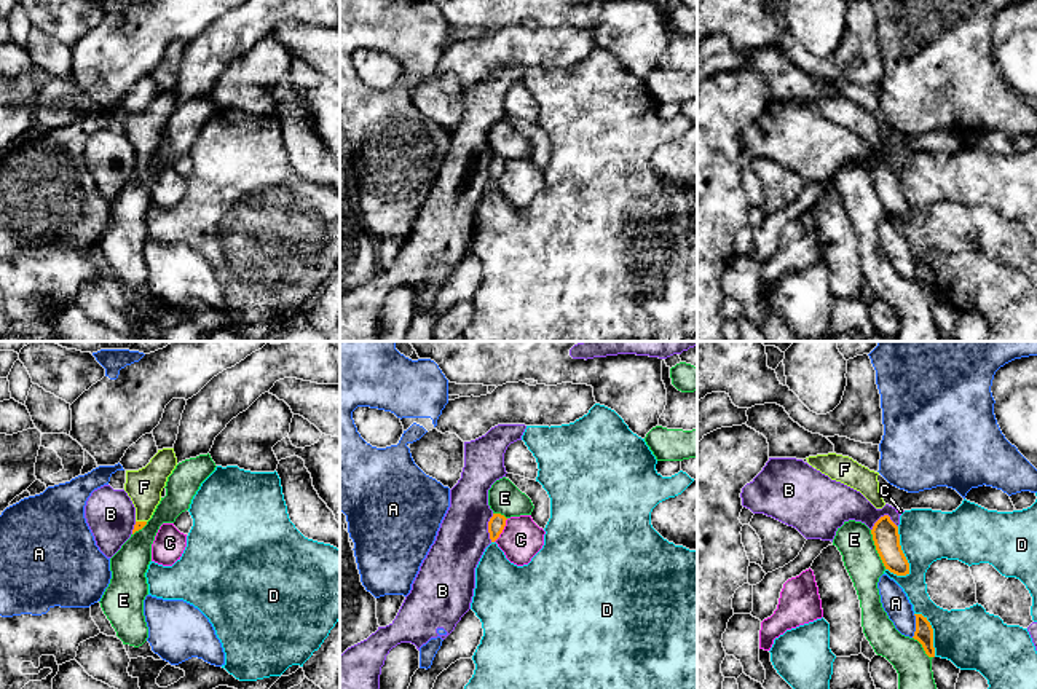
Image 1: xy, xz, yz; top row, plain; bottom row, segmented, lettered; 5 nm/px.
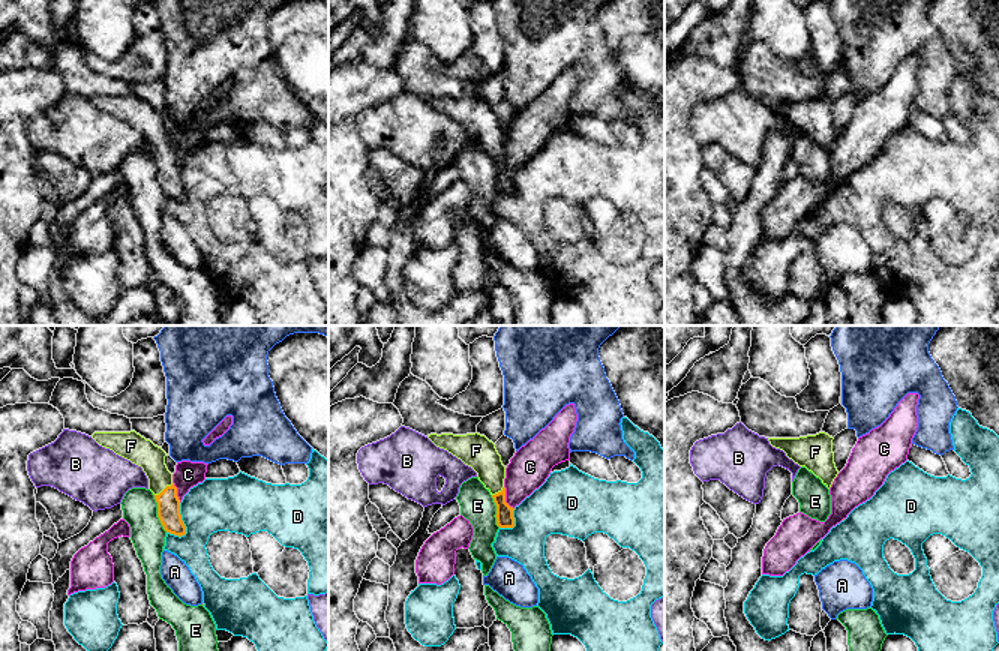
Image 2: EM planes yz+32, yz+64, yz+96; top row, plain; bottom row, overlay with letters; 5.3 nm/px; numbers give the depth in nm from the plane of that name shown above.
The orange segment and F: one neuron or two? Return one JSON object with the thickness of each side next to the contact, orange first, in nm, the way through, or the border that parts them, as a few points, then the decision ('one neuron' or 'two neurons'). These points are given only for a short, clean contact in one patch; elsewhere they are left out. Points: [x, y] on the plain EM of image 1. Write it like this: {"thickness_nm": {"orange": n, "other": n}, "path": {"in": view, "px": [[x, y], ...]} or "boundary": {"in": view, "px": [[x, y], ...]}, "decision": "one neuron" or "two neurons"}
{"thickness_nm": {"orange": 50, "other": 180}, "path": {"in": "xy", "px": [[139, 168], [141, 165], [144, 129]]}, "decision": "one neuron"}

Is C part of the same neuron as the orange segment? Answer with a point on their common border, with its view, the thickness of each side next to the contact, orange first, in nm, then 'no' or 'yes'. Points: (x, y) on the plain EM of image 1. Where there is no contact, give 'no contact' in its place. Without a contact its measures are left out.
xz (503, 171) | 90/200 nm | no

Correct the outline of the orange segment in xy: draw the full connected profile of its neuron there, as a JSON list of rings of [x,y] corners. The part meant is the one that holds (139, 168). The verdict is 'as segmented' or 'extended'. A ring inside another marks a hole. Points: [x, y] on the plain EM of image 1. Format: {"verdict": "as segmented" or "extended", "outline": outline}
{"verdict": "extended", "outline": [[[163,91],[139,113],[126,113],[124,134],[136,150],[136,167],[132,177],[142,172],[152,161],[161,144],[161,134],[168,120],[177,108],[174,91]]]}

